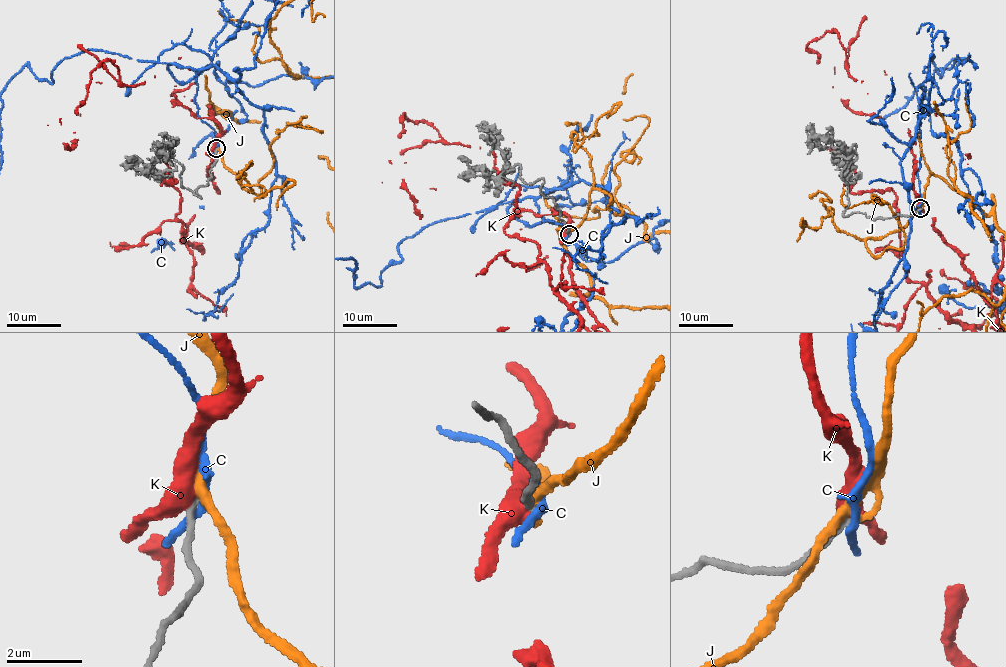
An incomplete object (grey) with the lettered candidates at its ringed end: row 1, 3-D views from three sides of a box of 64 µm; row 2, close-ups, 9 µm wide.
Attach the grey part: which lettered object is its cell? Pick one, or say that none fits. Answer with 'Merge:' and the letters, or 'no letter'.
Merge: J

